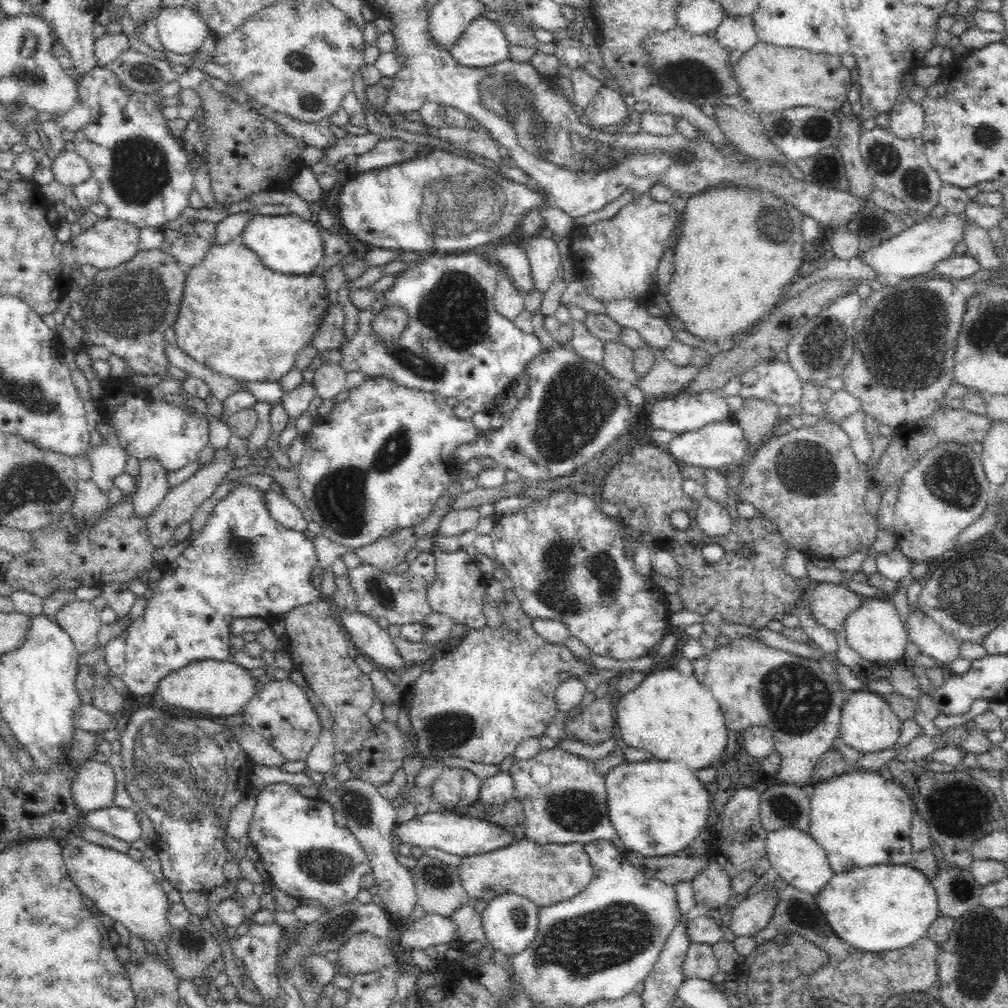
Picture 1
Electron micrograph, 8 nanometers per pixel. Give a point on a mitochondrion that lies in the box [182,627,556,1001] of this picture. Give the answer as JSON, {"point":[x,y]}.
{"point":[324,865]}

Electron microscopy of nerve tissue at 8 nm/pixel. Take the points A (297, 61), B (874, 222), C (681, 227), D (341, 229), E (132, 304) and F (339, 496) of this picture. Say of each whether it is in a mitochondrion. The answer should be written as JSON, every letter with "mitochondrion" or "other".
{"A":"mitochondrion","B":"mitochondrion","C":"other","D":"other","E":"mitochondrion","F":"mitochondrion"}

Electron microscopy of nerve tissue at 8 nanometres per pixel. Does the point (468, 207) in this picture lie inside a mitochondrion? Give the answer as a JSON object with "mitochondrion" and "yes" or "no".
{"mitochondrion":"yes"}

